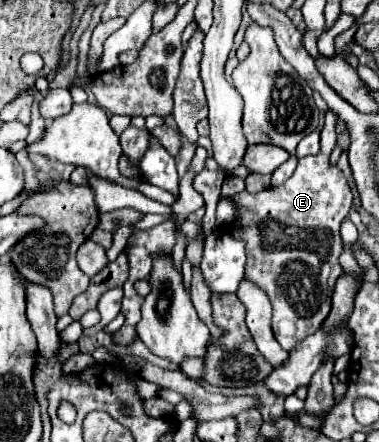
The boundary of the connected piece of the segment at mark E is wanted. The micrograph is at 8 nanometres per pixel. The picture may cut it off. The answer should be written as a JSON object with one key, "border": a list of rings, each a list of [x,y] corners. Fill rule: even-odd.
{"border":[[[327,110],[325,126],[321,130],[319,154],[301,158],[295,174],[285,184],[267,188],[257,194],[243,190],[243,192],[231,196],[231,200],[237,208],[237,216],[235,216],[235,222],[227,228],[227,232],[233,238],[243,238],[243,242],[247,244],[245,246],[247,248],[245,276],[249,282],[253,282],[255,286],[265,290],[265,294],[269,296],[269,300],[273,304],[273,320],[271,320],[273,334],[275,334],[277,342],[281,344],[281,348],[287,352],[295,348],[295,342],[299,342],[299,340],[307,338],[309,334],[315,334],[315,330],[319,330],[319,326],[323,324],[323,320],[327,318],[327,314],[331,310],[331,294],[333,294],[335,280],[343,272],[343,268],[339,266],[339,254],[343,252],[339,226],[347,218],[347,212],[353,204],[353,192],[351,192],[351,186],[347,184],[341,168],[337,164],[329,162],[331,150],[337,142],[335,126],[337,126],[337,114]]]}

